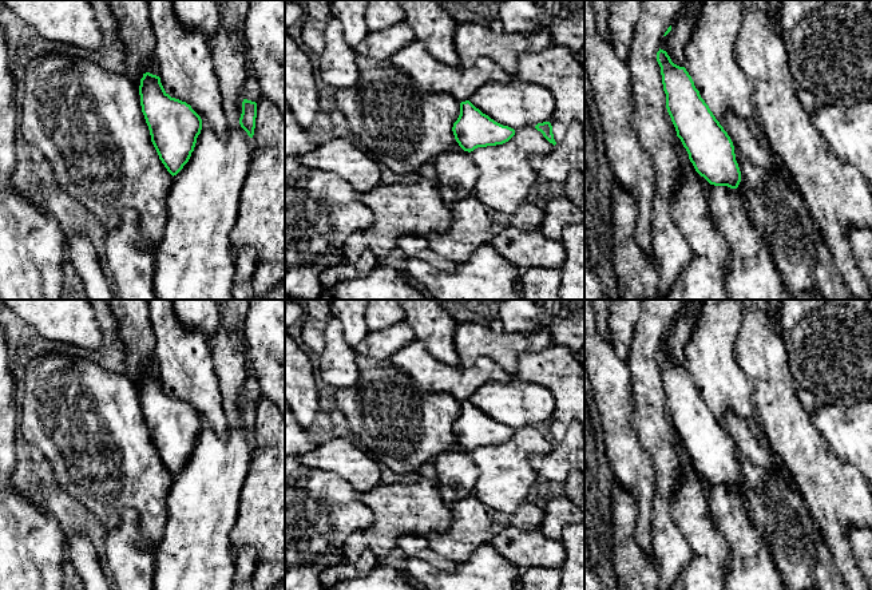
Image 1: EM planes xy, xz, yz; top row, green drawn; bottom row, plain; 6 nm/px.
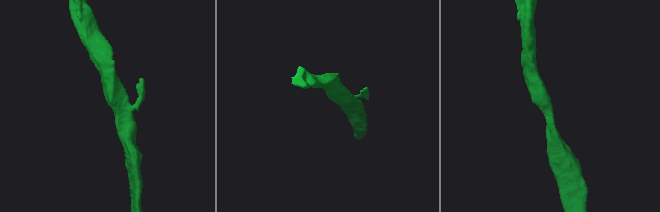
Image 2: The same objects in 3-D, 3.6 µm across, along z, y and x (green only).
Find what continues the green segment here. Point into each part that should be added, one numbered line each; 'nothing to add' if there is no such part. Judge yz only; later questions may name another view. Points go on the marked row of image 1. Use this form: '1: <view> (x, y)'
nothing to add

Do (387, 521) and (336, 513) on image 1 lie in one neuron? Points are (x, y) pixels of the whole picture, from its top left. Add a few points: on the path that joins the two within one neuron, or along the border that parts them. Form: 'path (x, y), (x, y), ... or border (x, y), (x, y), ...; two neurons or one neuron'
border (375, 487), (357, 494), (372, 523), (347, 535); two neurons

